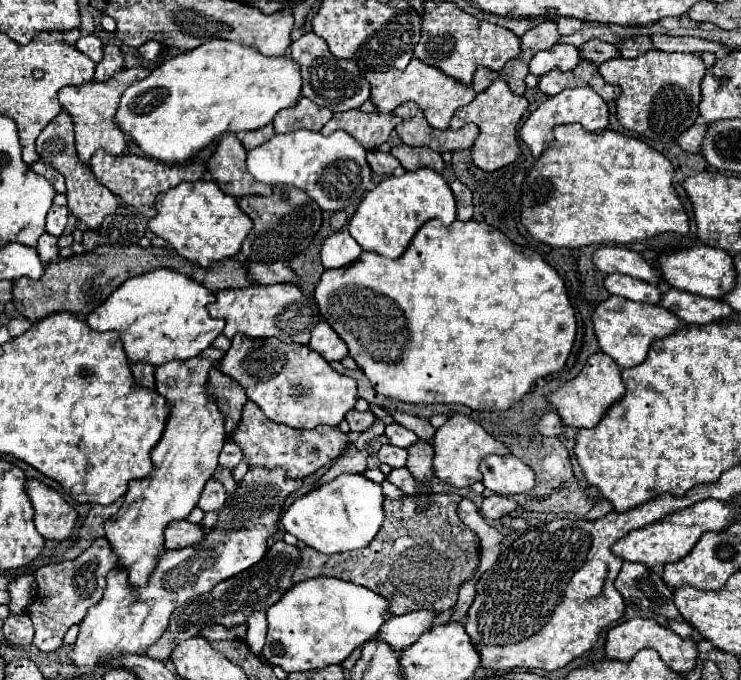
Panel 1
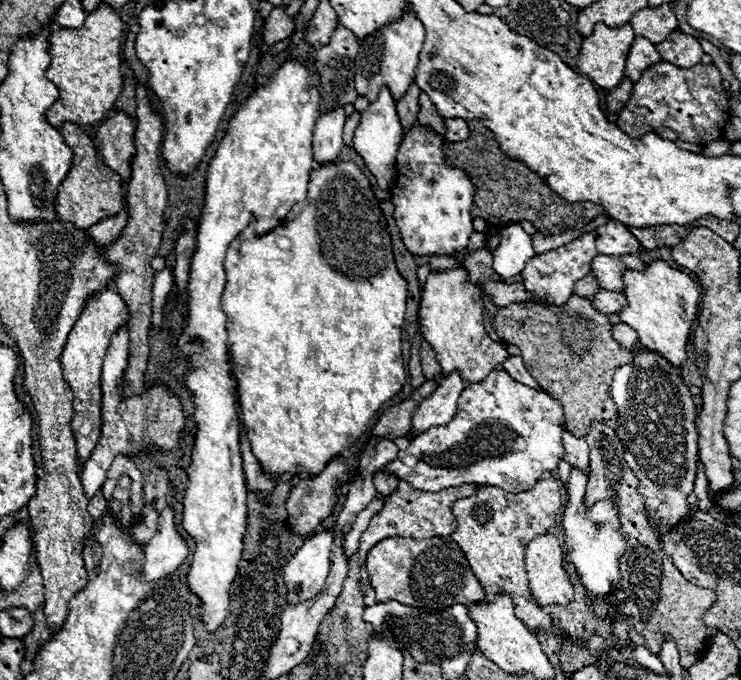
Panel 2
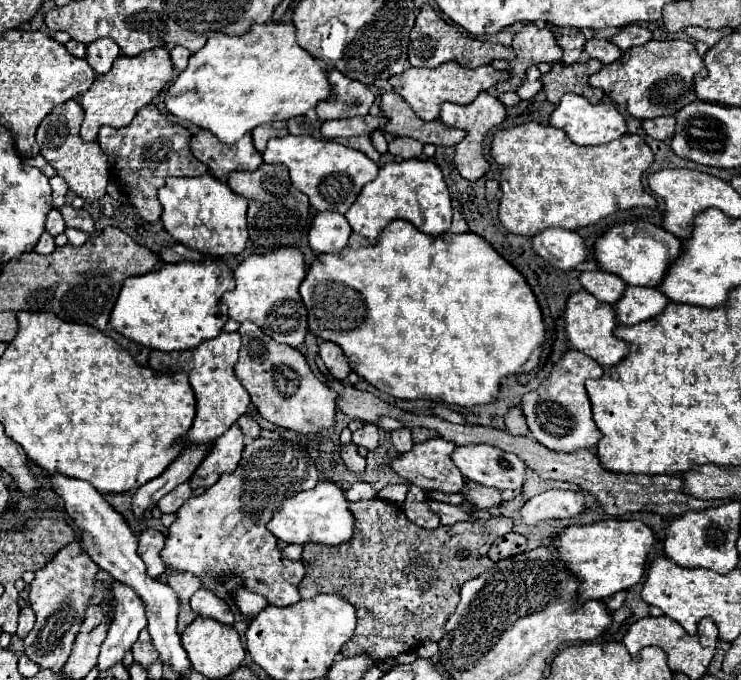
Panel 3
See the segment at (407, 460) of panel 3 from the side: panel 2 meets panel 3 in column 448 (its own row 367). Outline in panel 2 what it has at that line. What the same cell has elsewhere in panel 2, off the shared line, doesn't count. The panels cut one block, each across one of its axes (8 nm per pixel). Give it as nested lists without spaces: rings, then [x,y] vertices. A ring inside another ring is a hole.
[[[458,266],[446,272],[430,272],[424,284],[422,300],[418,306],[418,324],[422,336],[432,344],[444,376],[452,370],[460,370],[466,384],[482,380],[496,364],[508,358],[502,344],[494,342],[484,328],[484,294],[478,284],[468,280],[468,272]]]

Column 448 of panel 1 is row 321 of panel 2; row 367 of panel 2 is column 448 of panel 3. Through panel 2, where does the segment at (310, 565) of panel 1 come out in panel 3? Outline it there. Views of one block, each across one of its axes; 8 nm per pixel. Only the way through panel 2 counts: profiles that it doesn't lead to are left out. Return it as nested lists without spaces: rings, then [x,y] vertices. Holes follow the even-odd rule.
[[[382,498],[372,500],[360,500],[350,504],[352,514],[356,516],[356,536],[348,544],[328,548],[320,544],[308,544],[304,546],[300,562],[306,568],[306,576],[300,582],[300,594],[302,598],[310,598],[316,594],[342,594],[352,600],[356,614],[358,614],[358,628],[344,644],[342,654],[356,656],[368,652],[376,662],[398,656],[402,652],[408,652],[416,648],[422,640],[440,640],[444,636],[446,620],[456,610],[456,604],[460,602],[460,588],[466,580],[480,576],[492,566],[492,560],[488,558],[488,548],[498,536],[504,536],[512,530],[512,518],[506,516],[492,516],[488,520],[476,520],[476,522],[456,522],[454,526],[438,526],[436,530],[424,530],[410,522],[400,510],[398,504],[392,504]],[[460,550],[468,550],[468,556],[460,556]]]

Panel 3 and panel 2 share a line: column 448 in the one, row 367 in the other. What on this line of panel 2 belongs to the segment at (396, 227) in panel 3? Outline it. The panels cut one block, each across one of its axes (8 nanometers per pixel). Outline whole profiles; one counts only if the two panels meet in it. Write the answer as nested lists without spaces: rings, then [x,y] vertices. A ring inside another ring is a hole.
[[[330,162],[324,166],[318,166],[310,174],[308,184],[308,198],[306,202],[298,202],[282,220],[280,226],[272,228],[270,232],[256,236],[254,232],[256,222],[252,220],[240,236],[236,236],[226,252],[226,288],[222,294],[222,308],[226,314],[226,346],[232,360],[232,370],[238,380],[238,398],[240,398],[240,410],[242,410],[242,424],[248,432],[250,446],[254,456],[260,460],[266,474],[310,474],[314,476],[320,472],[332,456],[340,456],[346,448],[350,448],[370,426],[372,418],[380,410],[380,406],[396,396],[404,382],[406,372],[402,364],[402,322],[406,312],[406,294],[408,294],[408,282],[398,274],[392,242],[388,234],[388,224],[384,220],[384,214],[380,210],[380,204],[376,202],[374,188],[366,174],[354,164],[354,162]],[[280,238],[286,238],[290,246],[282,248],[278,244]]]

